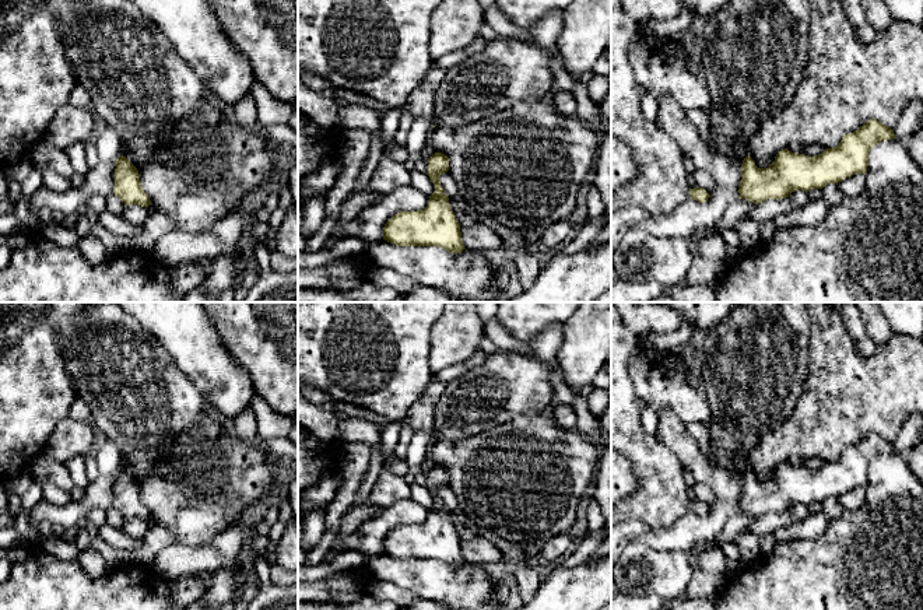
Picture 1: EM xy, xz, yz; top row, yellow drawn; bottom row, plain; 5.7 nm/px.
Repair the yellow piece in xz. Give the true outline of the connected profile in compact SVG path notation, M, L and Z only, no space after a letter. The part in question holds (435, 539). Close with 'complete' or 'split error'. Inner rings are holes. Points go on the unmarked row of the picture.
M435 466L428 471L427 488L435 505L424 523L394 527L383 540L385 554L397 560L438 560L449 567L462 567L466 562L460 537L439 494L448 484L449 471L445 467Z; complete

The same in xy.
M123 469L116 474L113 508L126 519L148 520L151 513L144 505L137 481Z; complete

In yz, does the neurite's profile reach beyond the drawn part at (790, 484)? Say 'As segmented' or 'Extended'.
As segmented

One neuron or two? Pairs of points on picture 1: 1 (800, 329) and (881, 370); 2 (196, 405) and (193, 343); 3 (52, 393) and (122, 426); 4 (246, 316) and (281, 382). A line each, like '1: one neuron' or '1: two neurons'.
1: two neurons
2: two neurons
3: two neurons
4: one neuron

